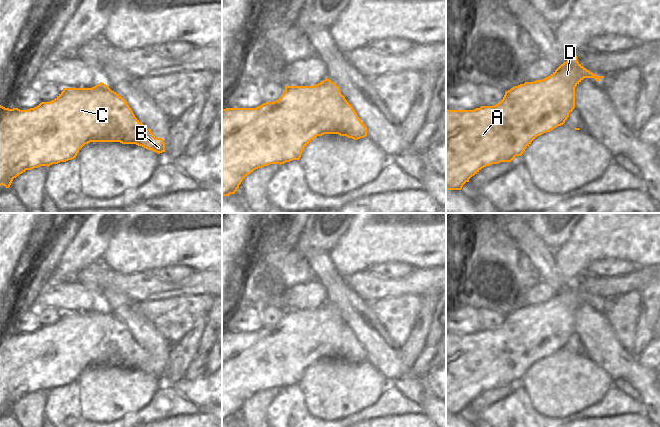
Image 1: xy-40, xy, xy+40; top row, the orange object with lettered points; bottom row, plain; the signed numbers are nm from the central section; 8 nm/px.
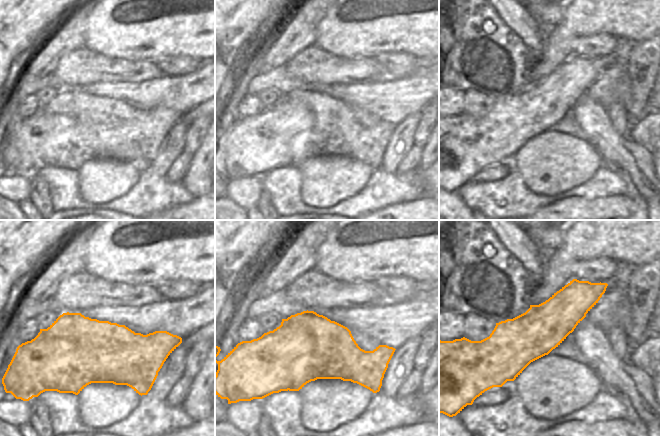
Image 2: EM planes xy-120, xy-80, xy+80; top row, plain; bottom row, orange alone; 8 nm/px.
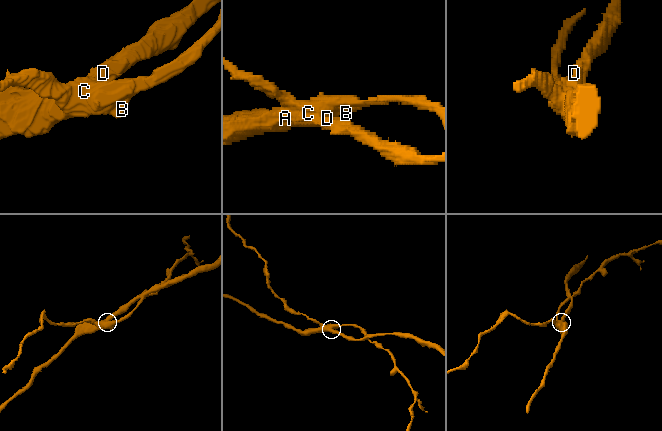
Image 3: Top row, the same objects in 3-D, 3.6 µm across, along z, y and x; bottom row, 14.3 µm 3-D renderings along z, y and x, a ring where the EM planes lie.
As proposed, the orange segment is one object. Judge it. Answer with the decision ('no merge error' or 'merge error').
merge error

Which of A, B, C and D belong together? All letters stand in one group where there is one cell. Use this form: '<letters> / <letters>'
A C D / B

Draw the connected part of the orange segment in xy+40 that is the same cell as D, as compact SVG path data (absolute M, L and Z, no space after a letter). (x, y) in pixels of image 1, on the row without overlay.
M574 280L550 300L514 310L494 330L481 330L474 334L446 333L446 414L461 414L482 392L500 386L511 386L516 380L521 380L536 362L530 358L544 347L543 343L554 332L561 316L575 326L575 311L584 302L594 302L598 306L604 300L596 300Z

